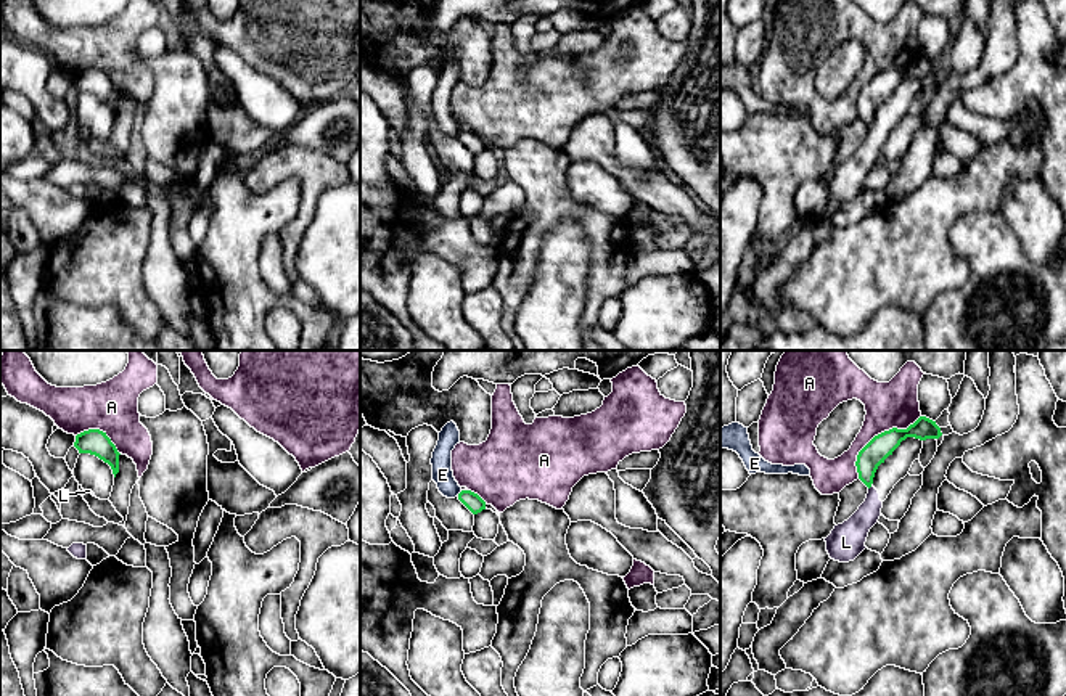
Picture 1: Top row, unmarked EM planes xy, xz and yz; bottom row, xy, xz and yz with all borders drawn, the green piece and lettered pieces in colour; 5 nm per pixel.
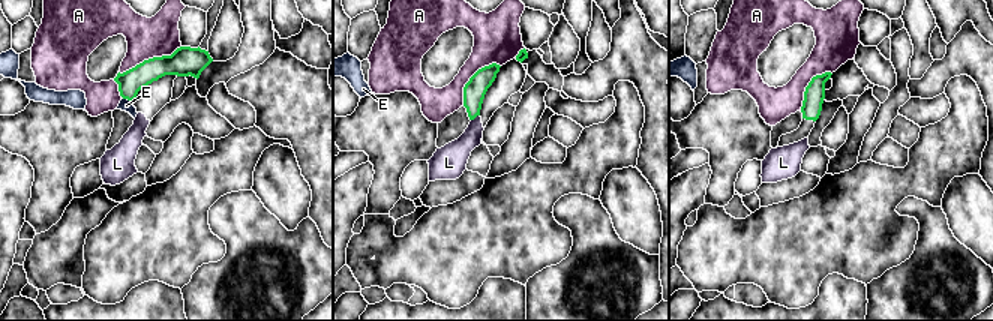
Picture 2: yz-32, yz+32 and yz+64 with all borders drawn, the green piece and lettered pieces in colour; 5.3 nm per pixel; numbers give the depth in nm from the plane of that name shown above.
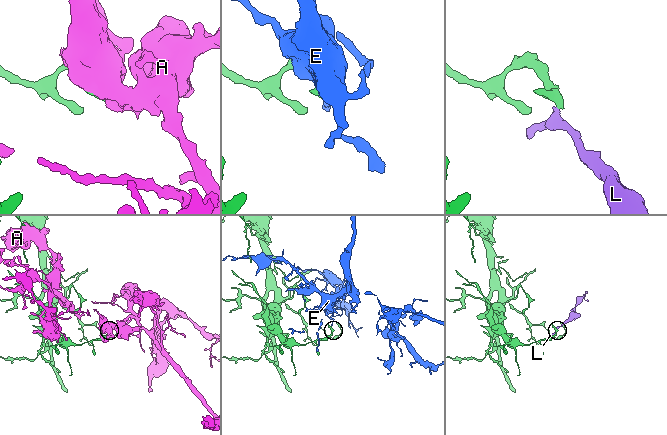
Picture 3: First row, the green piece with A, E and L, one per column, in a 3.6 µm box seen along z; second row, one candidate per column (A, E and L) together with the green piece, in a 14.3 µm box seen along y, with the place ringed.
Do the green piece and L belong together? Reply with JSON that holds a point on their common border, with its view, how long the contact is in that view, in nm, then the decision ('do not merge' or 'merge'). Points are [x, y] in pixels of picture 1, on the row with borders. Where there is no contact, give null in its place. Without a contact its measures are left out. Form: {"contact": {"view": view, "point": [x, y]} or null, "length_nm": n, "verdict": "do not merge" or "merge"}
{"contact": null, "verdict": "do not merge"}

